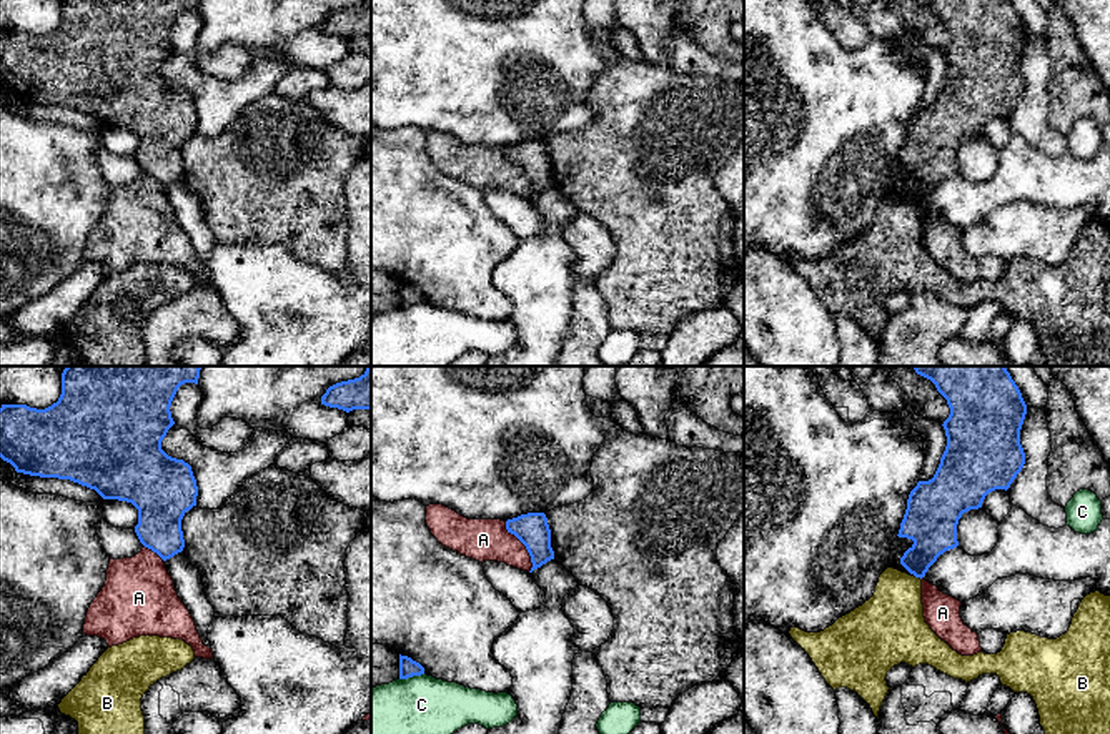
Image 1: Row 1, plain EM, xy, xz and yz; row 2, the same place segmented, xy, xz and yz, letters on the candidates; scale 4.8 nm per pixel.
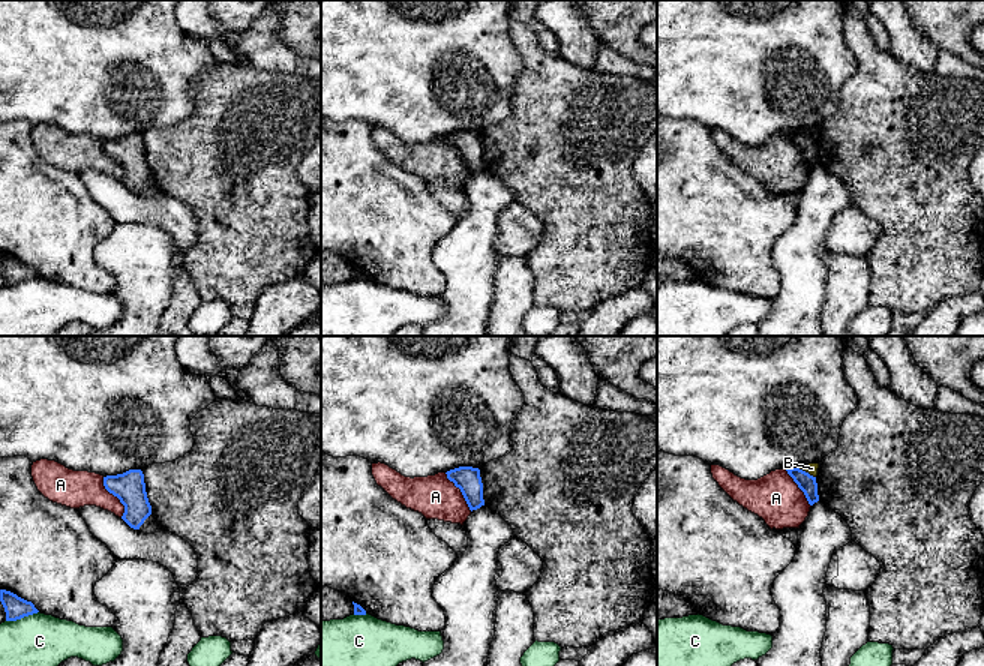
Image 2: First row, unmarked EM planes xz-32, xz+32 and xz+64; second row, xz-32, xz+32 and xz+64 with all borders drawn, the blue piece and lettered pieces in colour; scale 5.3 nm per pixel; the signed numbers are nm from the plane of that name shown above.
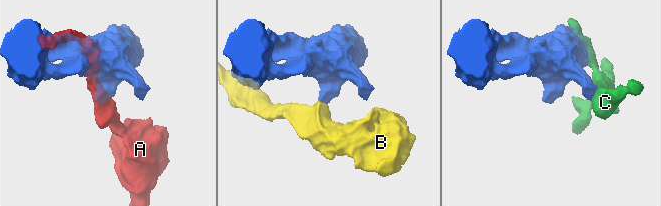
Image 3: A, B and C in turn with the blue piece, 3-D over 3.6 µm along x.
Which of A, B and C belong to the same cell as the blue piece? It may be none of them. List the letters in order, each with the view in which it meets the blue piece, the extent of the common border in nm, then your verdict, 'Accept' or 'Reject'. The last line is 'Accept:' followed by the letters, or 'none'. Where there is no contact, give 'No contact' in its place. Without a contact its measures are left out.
A: Touches blue in xz. Shared border 280 nm. Reject
B: Touches blue in yz. Shared border 50 nm. Reject
C: Touches blue in xz. Shared border 120 nm. Reject
Accept: none

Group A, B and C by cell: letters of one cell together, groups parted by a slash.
A / B / C

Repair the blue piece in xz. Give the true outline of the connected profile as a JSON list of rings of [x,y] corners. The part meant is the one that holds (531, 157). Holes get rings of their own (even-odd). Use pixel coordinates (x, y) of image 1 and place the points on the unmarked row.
[[[528,140],[508,146],[506,156],[526,173],[533,190],[529,200],[554,186],[551,156],[544,140]]]

